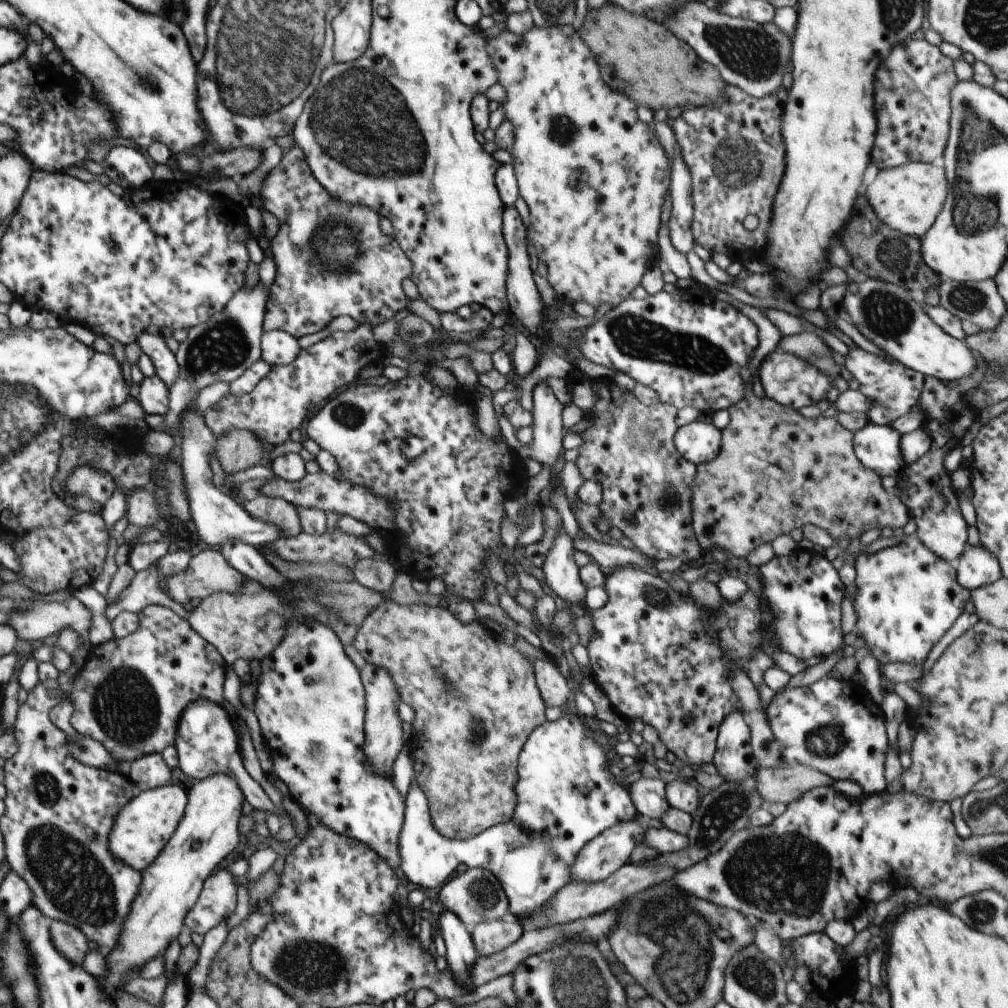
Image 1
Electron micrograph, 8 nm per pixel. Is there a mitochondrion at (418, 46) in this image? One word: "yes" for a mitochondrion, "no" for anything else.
no

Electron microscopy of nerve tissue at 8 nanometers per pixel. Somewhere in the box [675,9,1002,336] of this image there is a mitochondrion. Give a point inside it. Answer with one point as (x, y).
(755, 55)

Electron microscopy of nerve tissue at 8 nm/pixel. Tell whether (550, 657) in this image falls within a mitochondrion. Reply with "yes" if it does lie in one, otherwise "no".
no

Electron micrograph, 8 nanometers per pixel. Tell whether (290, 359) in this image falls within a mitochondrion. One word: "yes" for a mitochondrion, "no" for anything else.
no

